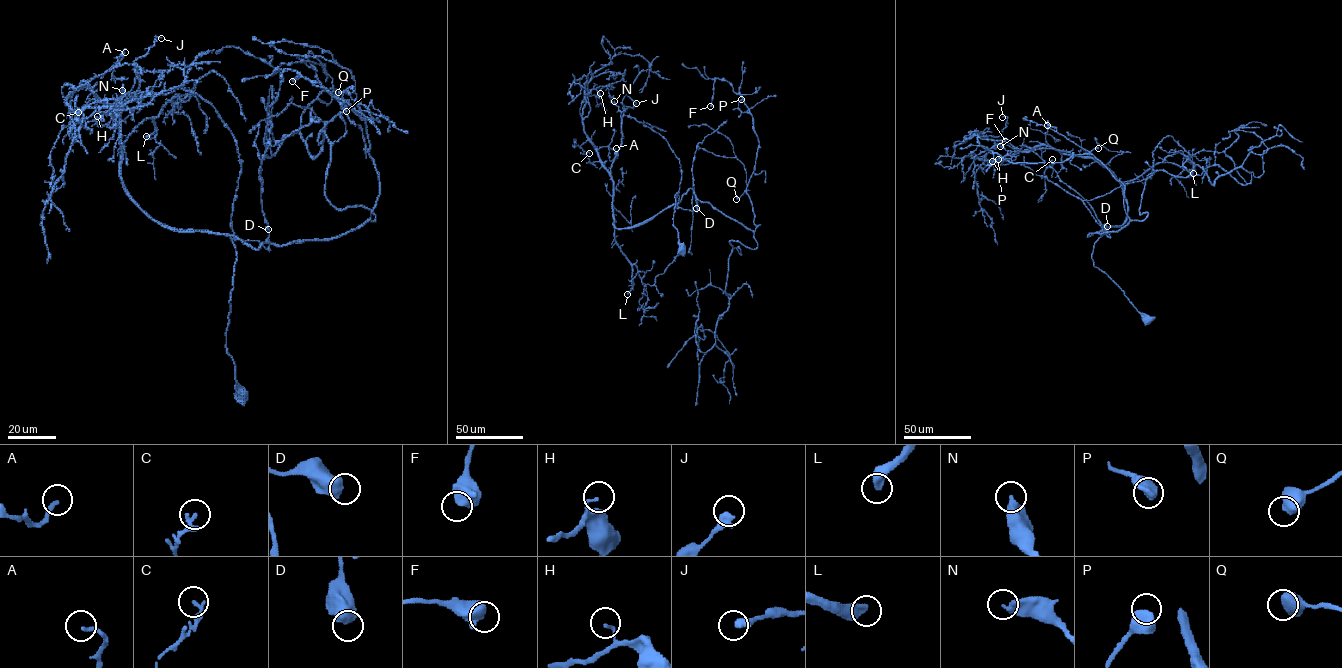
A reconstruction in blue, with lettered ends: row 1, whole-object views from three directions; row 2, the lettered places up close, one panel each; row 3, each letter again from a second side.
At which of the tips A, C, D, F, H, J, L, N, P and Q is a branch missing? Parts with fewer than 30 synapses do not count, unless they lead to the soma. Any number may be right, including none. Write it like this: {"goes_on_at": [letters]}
{"goes_on_at": ["L"]}

